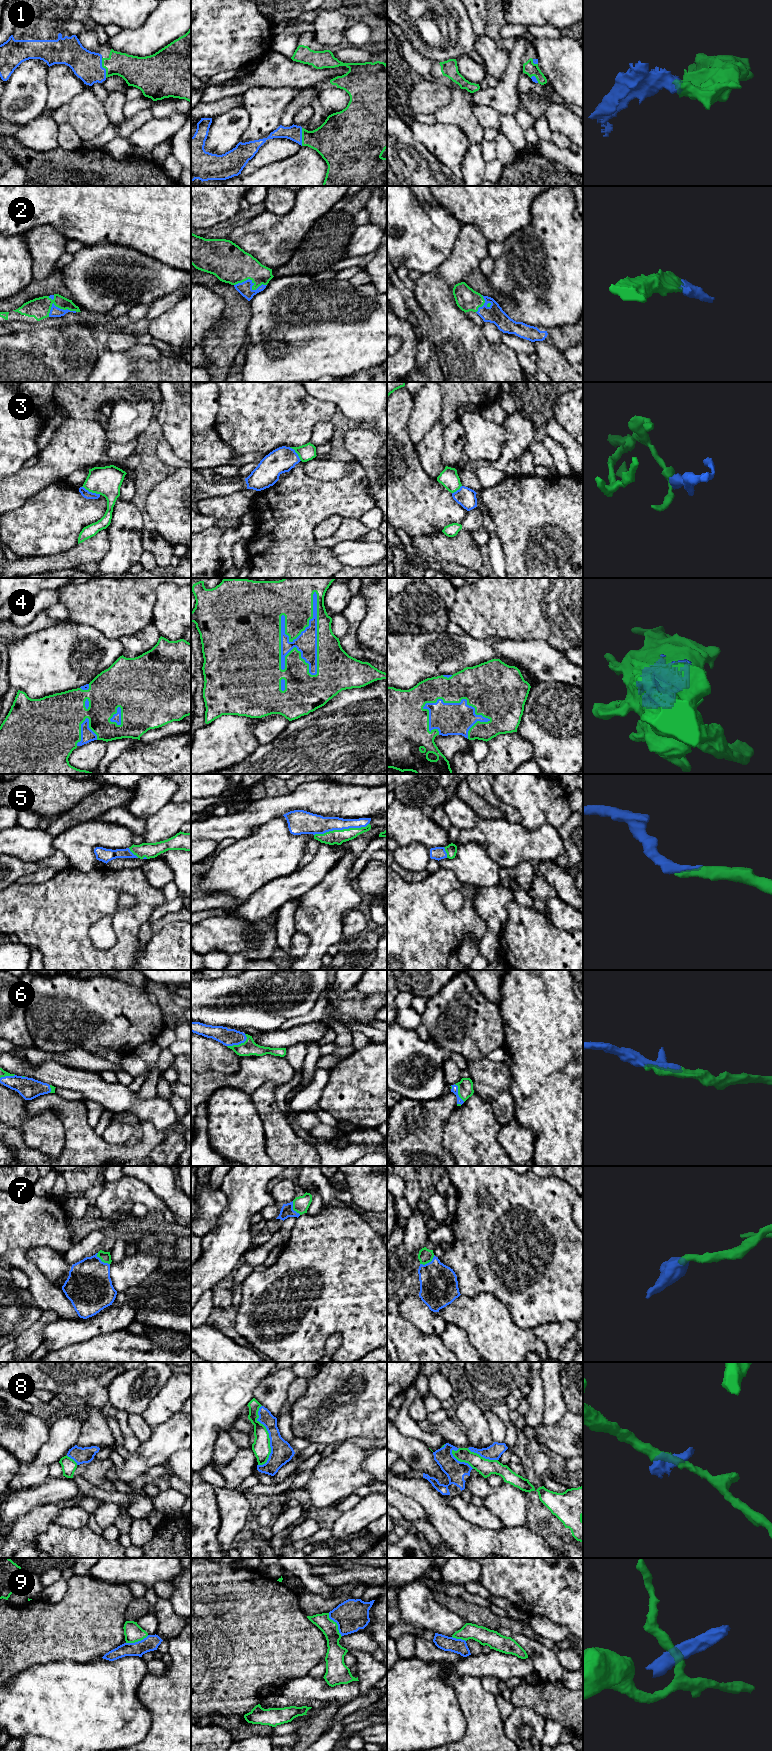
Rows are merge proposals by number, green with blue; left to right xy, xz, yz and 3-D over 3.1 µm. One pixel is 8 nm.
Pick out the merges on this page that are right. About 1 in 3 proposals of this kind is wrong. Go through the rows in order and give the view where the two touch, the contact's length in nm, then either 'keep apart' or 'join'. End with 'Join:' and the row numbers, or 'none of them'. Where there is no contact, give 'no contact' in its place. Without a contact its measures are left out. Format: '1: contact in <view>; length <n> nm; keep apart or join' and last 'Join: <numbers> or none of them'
1: contact in xy; length 170 nm; join
2: contact in xz; length 260 nm; join
3: contact in xy; length 170 nm; keep apart
4: contact in xz; length 700 nm; join
5: contact in xz; length 460 nm; join
6: contact in xz; length 180 nm; join
7: contact in xy; length 140 nm; join
8: contact in xz; length 480 nm; keep apart
9: contact in xz; length 220 nm; keep apart
Join: 1, 2, 4, 5, 6, 7

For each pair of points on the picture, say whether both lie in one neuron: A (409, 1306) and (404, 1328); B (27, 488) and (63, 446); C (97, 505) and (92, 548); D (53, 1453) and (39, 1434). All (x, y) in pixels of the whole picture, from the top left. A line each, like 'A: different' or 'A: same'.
A: different
B: same
C: different
D: different

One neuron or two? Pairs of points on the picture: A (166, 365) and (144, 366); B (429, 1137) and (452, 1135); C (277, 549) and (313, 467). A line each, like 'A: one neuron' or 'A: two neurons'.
A: one neuron
B: two neurons
C: two neurons

